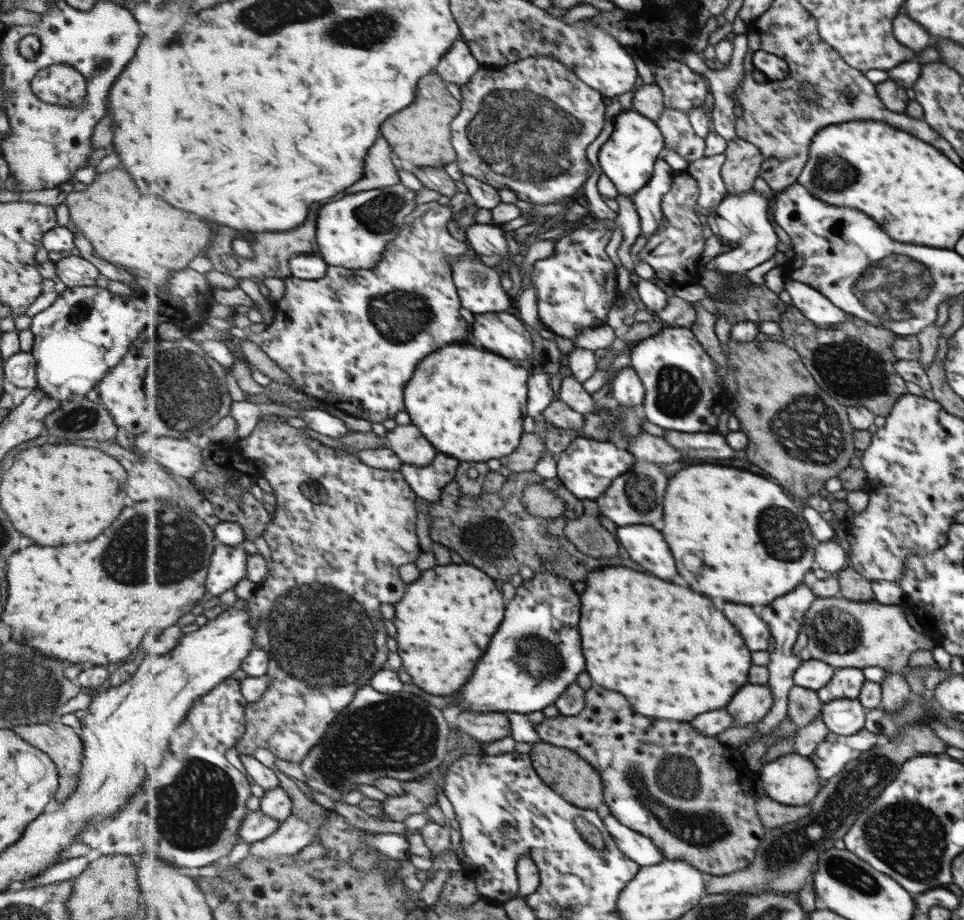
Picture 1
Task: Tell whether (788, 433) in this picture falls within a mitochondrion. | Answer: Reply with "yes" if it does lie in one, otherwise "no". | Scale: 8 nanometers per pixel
yes

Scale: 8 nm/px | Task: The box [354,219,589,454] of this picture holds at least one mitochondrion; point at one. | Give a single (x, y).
(400, 316)

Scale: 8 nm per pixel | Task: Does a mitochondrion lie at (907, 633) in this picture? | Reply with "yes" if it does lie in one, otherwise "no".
no

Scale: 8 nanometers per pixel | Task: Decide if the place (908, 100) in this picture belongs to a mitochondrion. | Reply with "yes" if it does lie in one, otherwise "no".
no

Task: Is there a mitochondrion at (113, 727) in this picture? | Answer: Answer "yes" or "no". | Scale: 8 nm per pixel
no

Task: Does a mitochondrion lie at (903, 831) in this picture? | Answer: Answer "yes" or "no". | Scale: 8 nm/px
yes

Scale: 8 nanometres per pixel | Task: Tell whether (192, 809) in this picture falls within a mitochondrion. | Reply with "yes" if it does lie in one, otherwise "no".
yes

